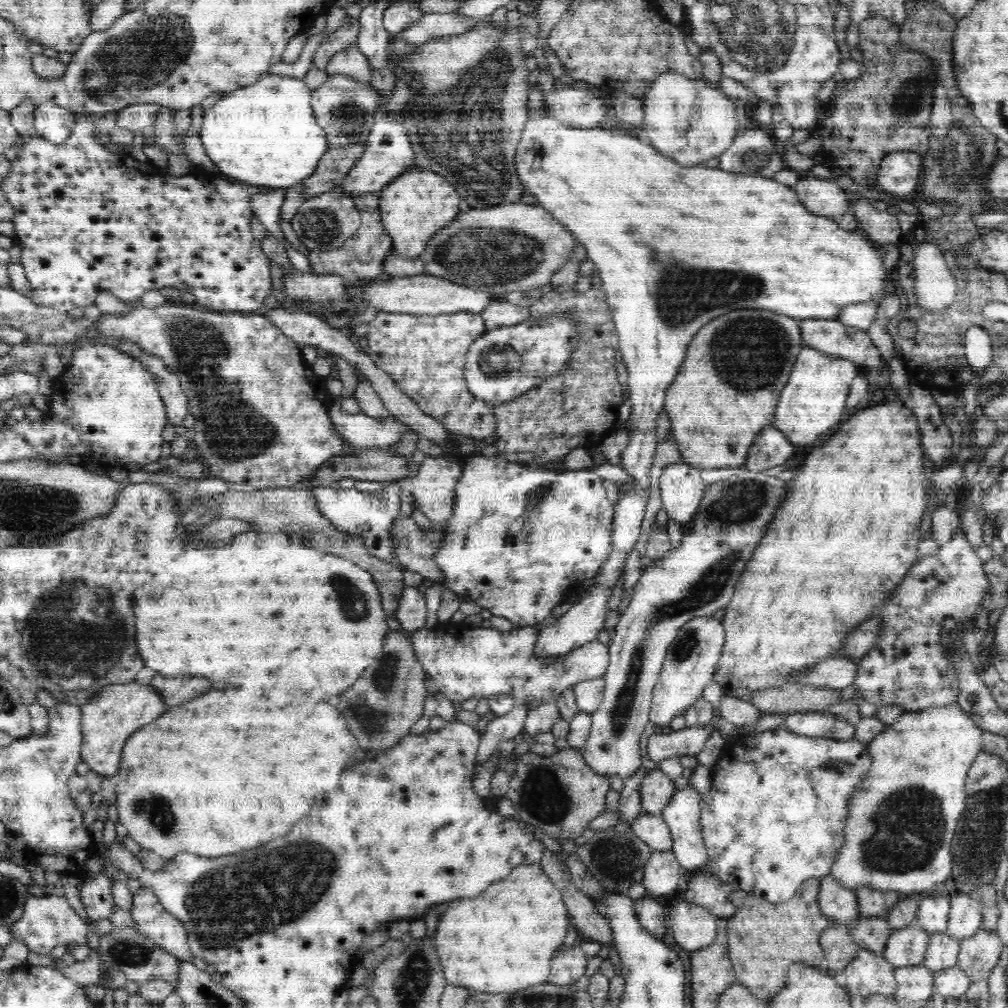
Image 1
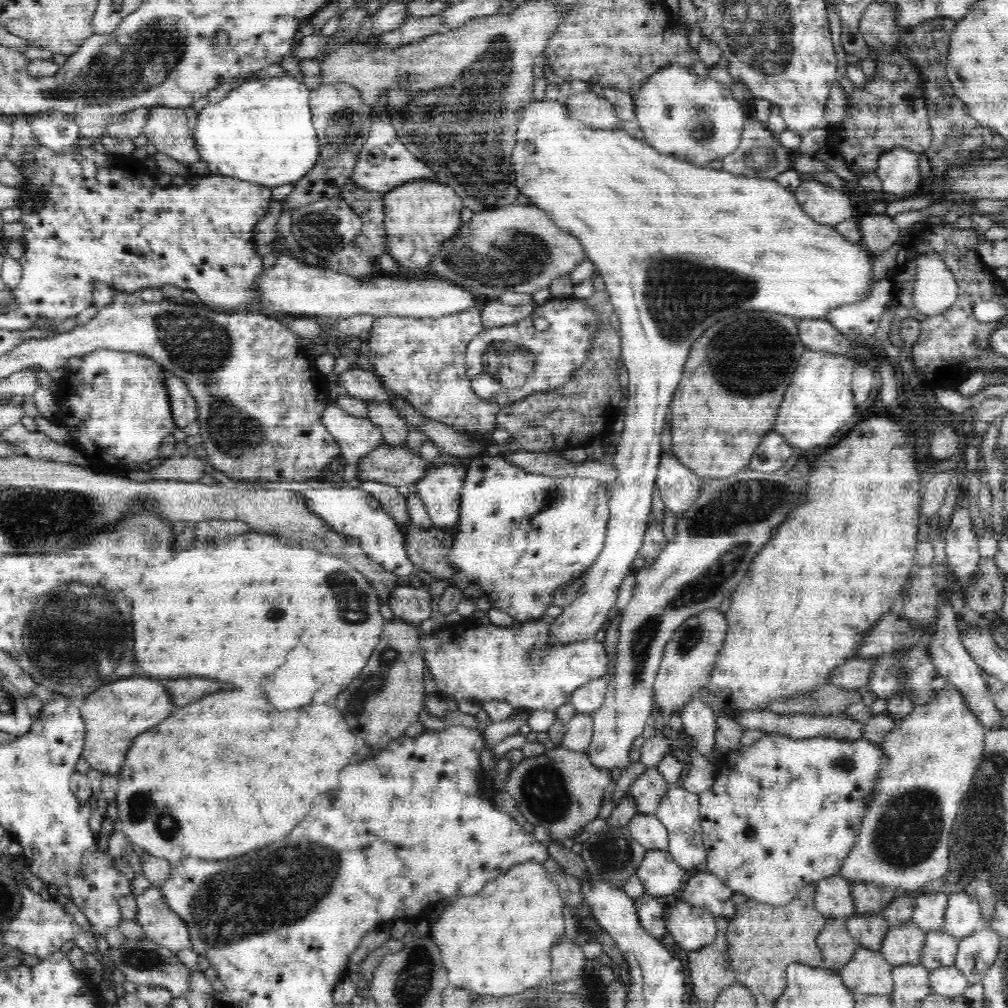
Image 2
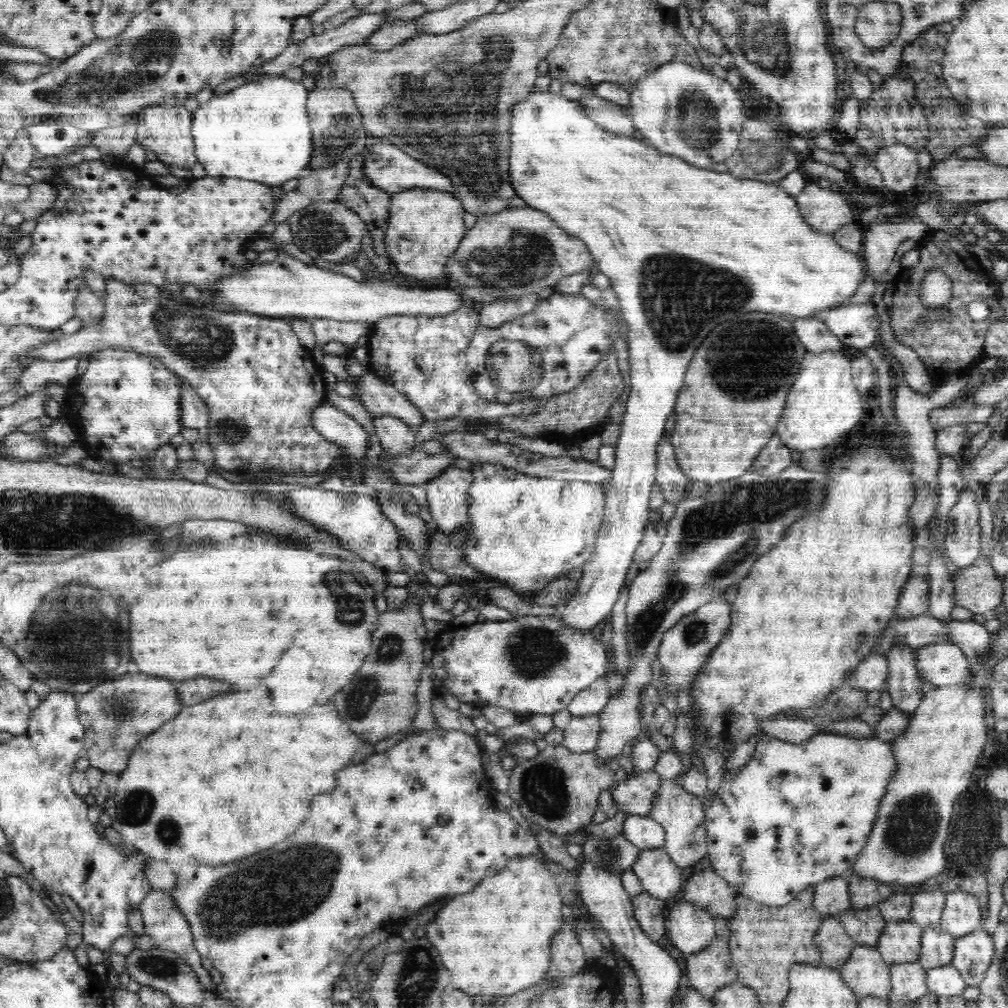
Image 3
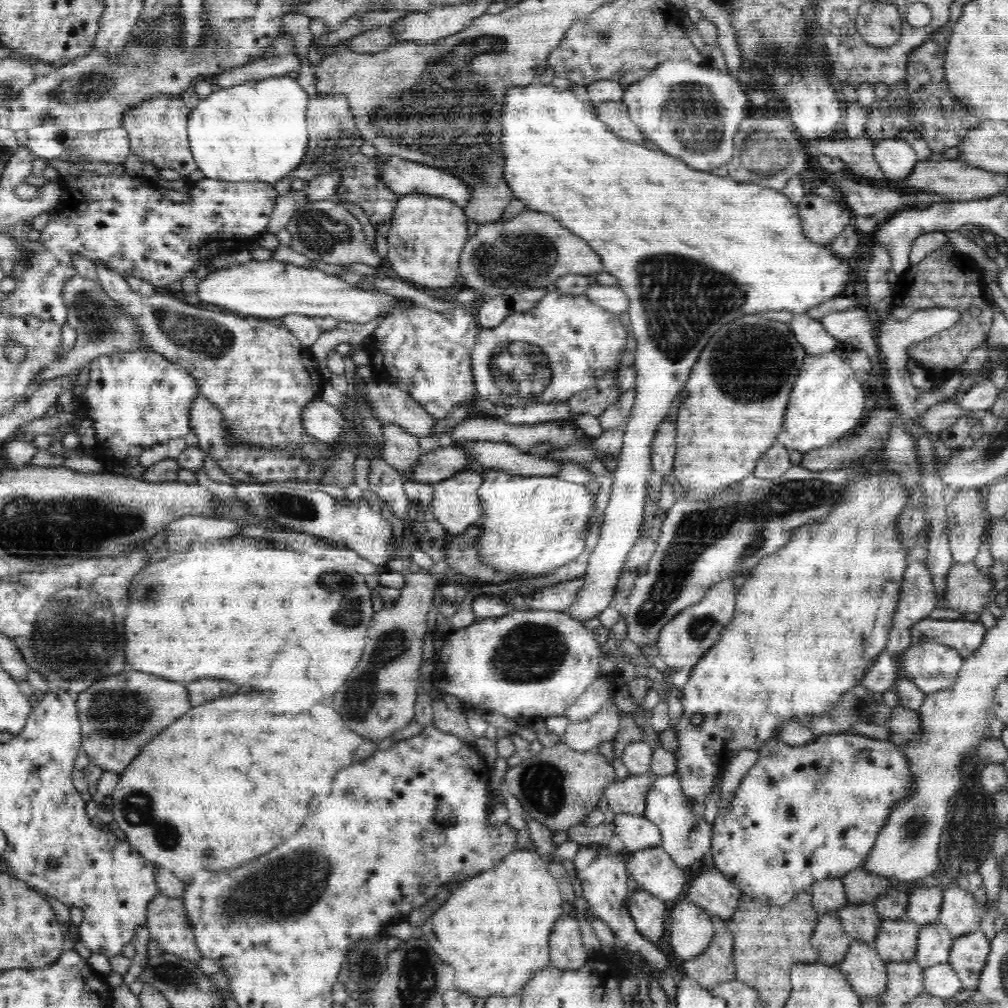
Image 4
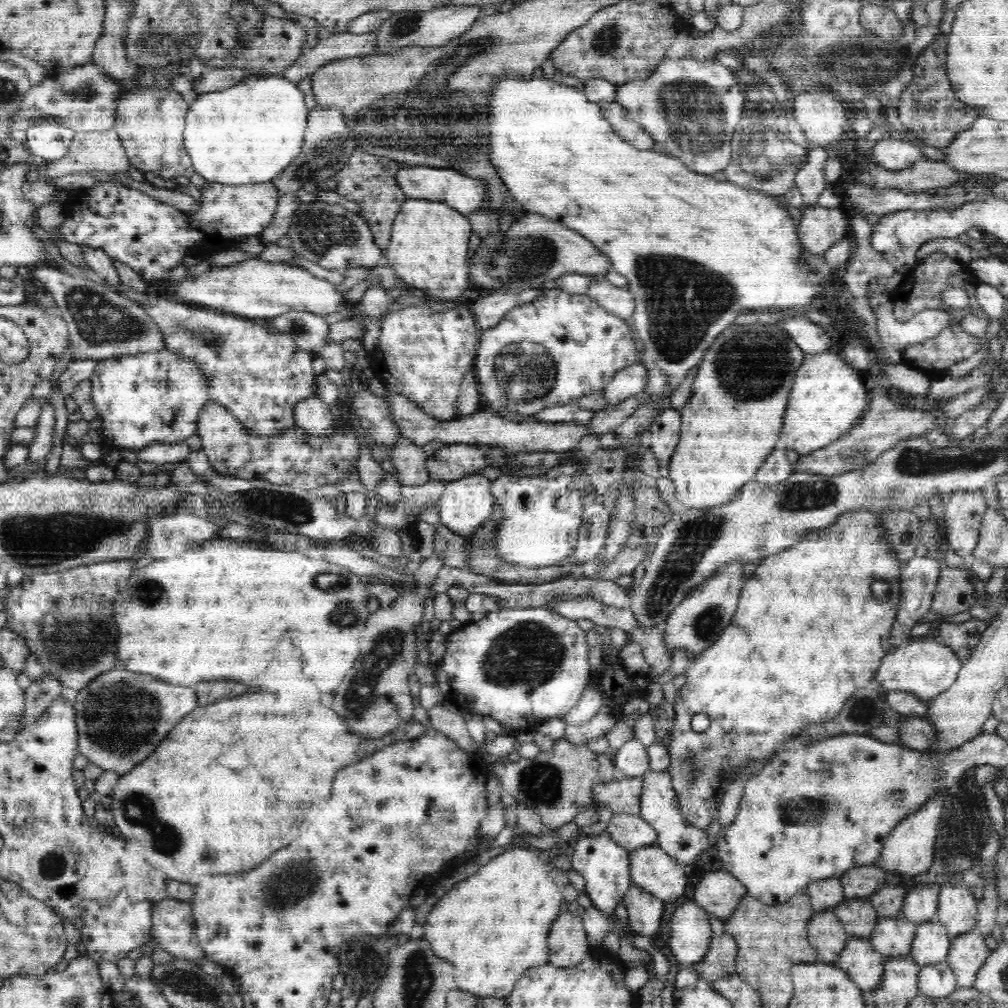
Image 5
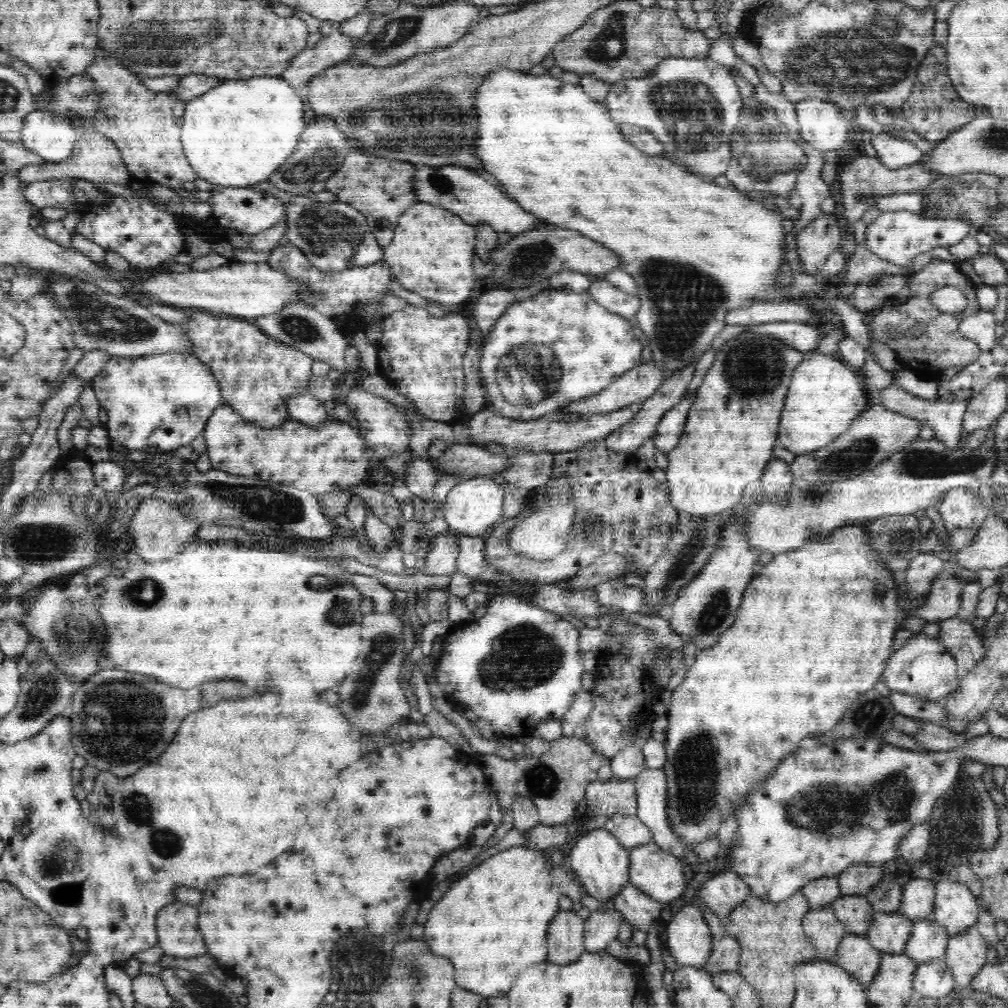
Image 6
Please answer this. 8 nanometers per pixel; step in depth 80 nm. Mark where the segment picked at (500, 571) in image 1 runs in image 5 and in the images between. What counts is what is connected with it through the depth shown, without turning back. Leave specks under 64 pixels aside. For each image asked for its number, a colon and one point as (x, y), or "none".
2: (518, 559)
3: (526, 531)
4: (531, 524)
5: (539, 519)

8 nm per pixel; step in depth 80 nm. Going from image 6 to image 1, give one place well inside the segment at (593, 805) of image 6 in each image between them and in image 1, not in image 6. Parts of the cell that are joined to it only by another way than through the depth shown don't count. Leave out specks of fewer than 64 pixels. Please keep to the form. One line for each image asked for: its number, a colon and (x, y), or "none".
1: (655, 791)
2: (647, 790)
3: (634, 796)
4: (629, 795)
5: (622, 795)

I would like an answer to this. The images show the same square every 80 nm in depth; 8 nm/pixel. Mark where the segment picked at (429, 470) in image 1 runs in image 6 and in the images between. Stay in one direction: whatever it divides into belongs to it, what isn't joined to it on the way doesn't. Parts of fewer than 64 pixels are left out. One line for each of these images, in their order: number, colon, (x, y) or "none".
2: (440, 489)
3: (448, 495)
4: (456, 504)
5: (466, 505)
6: (475, 505)

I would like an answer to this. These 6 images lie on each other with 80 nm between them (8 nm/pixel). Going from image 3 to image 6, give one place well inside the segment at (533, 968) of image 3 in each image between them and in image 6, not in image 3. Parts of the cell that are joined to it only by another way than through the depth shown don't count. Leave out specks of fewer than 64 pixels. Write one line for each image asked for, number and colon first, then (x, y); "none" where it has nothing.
4: (493, 930)
5: (493, 925)
6: (512, 894)

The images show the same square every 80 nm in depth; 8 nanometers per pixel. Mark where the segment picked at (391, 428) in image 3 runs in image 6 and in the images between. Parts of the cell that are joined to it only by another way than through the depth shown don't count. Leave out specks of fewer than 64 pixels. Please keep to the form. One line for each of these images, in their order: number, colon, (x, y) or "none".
4: (400, 450)
5: (410, 460)
6: (421, 479)

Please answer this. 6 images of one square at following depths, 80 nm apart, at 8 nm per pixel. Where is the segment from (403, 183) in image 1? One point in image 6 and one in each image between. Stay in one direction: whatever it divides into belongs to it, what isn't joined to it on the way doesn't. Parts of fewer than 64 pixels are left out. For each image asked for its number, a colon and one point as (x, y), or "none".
2: (418, 216)
3: (424, 230)
4: (427, 234)
5: (428, 249)
6: (432, 251)

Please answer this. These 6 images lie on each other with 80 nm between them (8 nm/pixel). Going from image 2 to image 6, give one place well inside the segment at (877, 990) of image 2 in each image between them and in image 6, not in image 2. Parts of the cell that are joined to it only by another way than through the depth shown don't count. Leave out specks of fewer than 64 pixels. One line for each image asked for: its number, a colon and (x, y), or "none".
3: (865, 972)
4: (863, 968)
5: (861, 963)
6: (855, 954)

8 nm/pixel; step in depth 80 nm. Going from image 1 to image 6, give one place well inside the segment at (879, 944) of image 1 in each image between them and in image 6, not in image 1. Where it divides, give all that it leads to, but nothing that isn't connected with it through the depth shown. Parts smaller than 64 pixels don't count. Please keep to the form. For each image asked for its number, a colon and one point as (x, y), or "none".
2: (869, 929)
3: (865, 926)
4: (862, 922)
5: (858, 916)
6: (855, 912)

